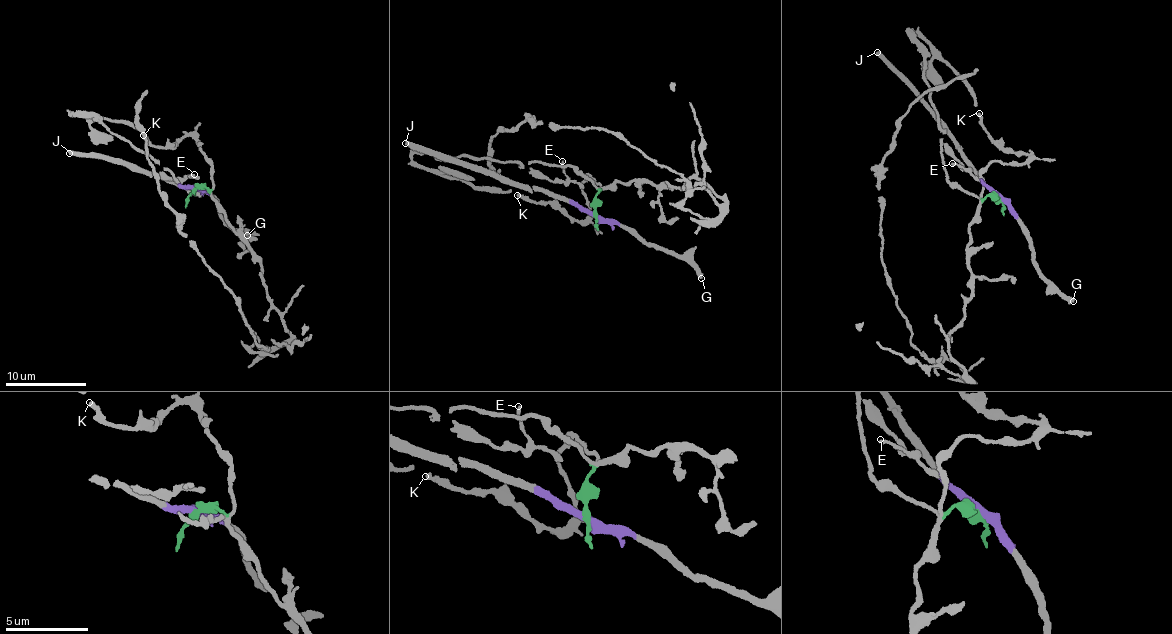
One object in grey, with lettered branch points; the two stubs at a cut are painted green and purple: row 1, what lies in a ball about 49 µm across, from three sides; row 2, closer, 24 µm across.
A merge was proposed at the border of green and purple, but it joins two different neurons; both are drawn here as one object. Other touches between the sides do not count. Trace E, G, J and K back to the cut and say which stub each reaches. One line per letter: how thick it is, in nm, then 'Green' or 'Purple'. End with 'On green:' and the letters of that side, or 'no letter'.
E: Thickness 160 nm. Green
G: Thickness 400 nm. Purple
J: Thickness 320 nm. Purple
K: Thickness 180 nm. Green
On green: E, K

